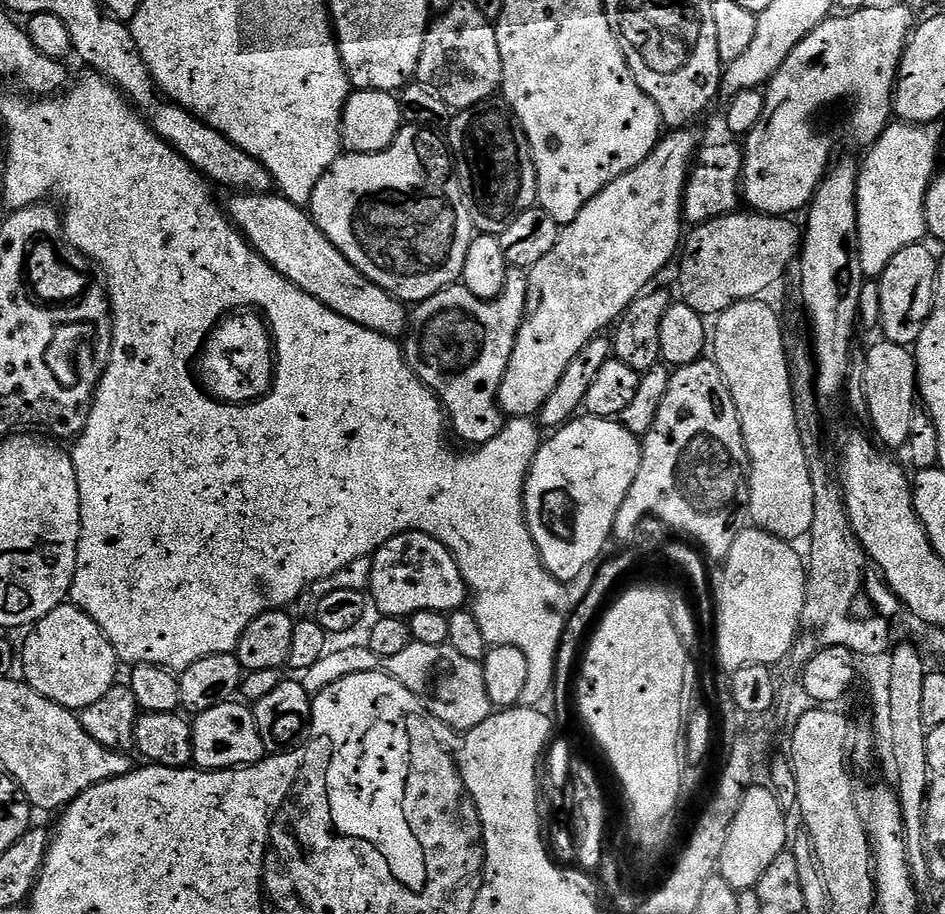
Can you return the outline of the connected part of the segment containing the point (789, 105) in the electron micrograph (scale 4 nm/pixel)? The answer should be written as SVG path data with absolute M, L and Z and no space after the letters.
M904 2L889 8L869 6L857 12L836 14L823 20L810 35L798 42L798 46L794 46L794 50L790 50L788 60L782 62L780 69L772 75L764 92L762 118L747 133L742 144L742 200L748 203L745 205L751 211L785 218L791 217L791 212L803 213L827 176L834 160L832 155L839 144L867 150L886 131L894 116L892 97L904 45L914 27L912 16L913 9Z

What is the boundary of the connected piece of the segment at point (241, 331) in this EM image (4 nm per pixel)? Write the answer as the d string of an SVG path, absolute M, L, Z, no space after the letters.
M238 312L221 320L205 340L198 378L206 393L220 403L253 403L271 391L275 365L271 331L264 318L254 312Z

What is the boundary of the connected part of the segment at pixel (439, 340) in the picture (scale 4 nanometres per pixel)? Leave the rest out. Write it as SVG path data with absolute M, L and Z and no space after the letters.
M524 270L509 271L502 294L493 300L478 298L470 294L463 283L457 282L419 301L411 309L408 327L402 337L404 357L414 374L438 397L451 431L454 436L456 431L457 438L468 443L465 445L479 446L497 439L506 426L506 417L500 411L500 387L508 369L510 354L514 354L518 330L528 311L528 272Z

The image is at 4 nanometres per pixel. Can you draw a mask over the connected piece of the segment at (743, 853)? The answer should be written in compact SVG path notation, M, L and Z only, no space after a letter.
M753 786L742 798L742 806L738 806L738 814L734 814L734 822L730 822L730 830L726 834L726 846L722 846L722 858L718 865L718 875L737 892L755 888L758 878L766 874L770 862L778 858L790 844L786 809L778 806L778 798L774 798L771 787Z

